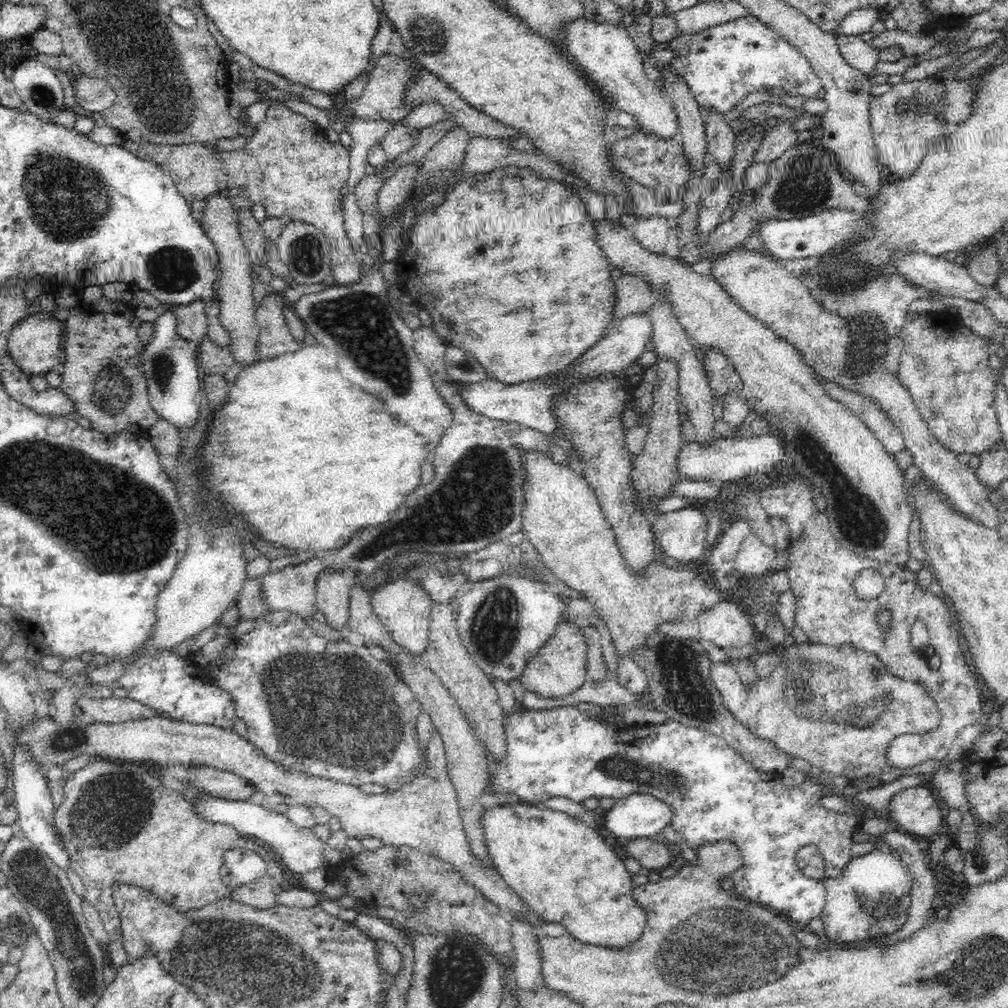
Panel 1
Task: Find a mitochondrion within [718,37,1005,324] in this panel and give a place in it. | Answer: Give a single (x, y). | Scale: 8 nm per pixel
(803, 188)

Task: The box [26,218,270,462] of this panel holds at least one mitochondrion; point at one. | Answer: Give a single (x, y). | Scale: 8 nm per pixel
(172, 269)

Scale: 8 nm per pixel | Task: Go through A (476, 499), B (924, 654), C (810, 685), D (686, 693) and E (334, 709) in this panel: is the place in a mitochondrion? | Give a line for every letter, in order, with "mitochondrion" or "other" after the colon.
A: mitochondrion
B: other
C: mitochondrion
D: mitochondrion
E: mitochondrion

